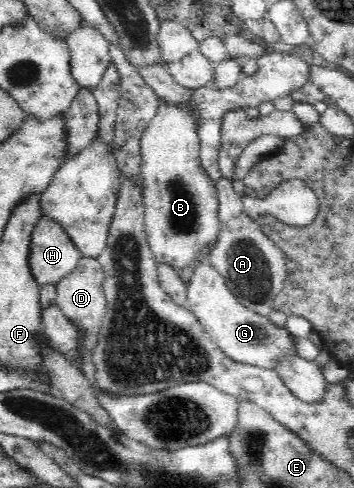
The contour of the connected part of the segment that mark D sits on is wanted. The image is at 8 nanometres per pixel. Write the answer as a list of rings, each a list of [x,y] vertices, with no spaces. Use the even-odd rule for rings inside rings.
[[[82,257],[77,268],[56,282],[55,304],[63,311],[63,315],[79,329],[79,344],[75,348],[76,356],[70,364],[74,364],[81,371],[83,360],[94,352],[97,346],[99,333],[103,324],[103,317],[106,315],[106,296],[103,286],[103,269],[99,261],[94,258]]]

